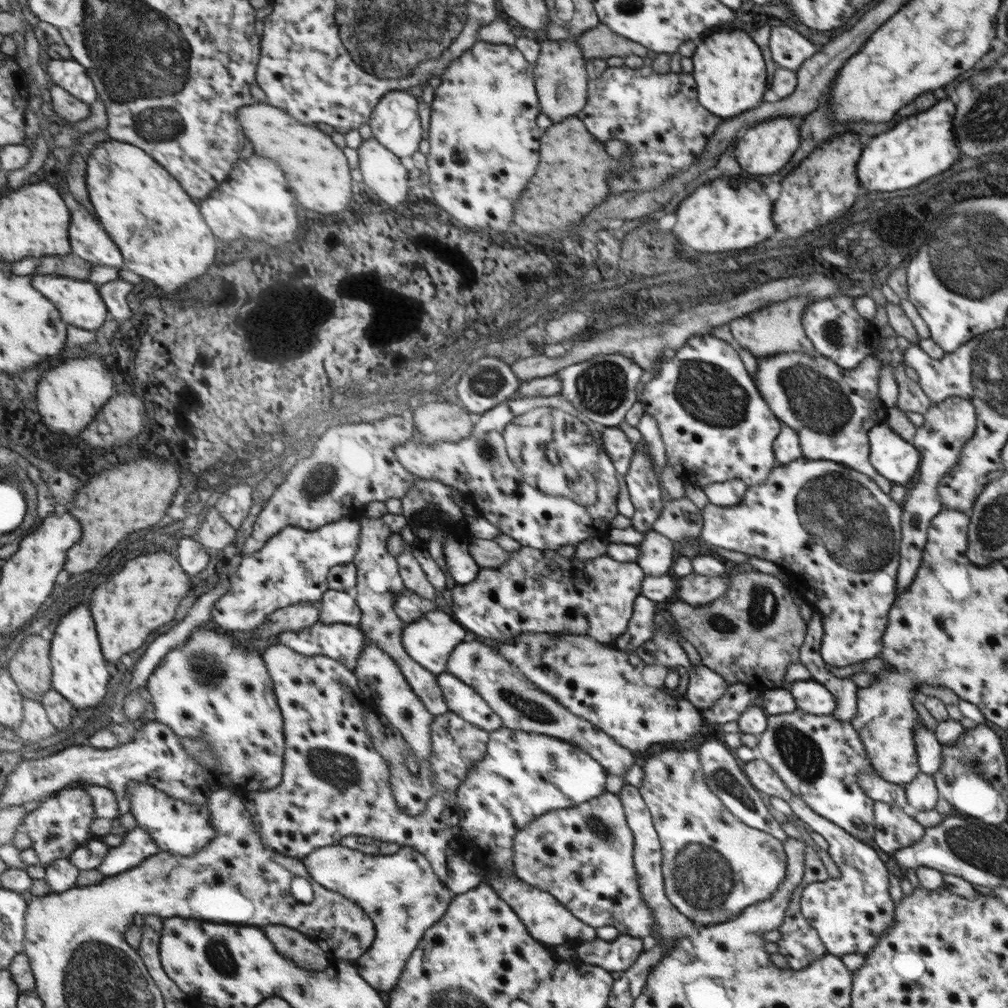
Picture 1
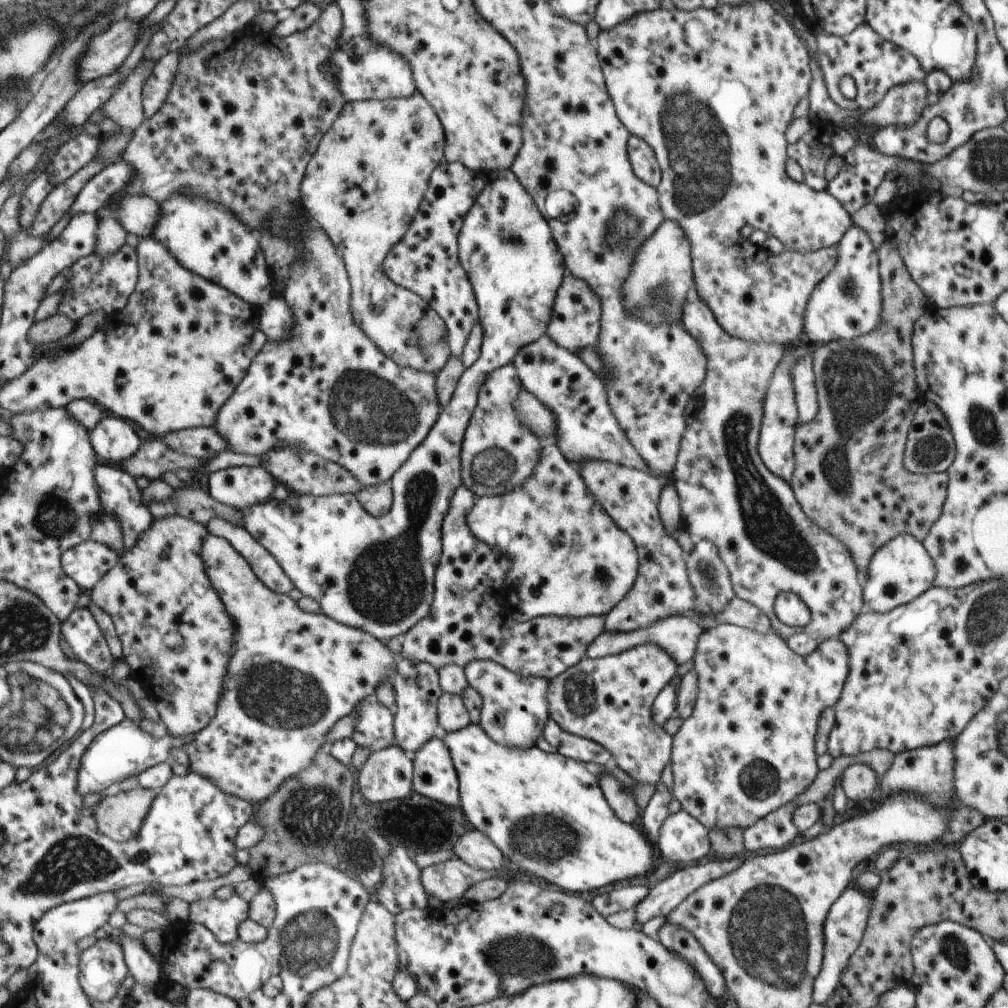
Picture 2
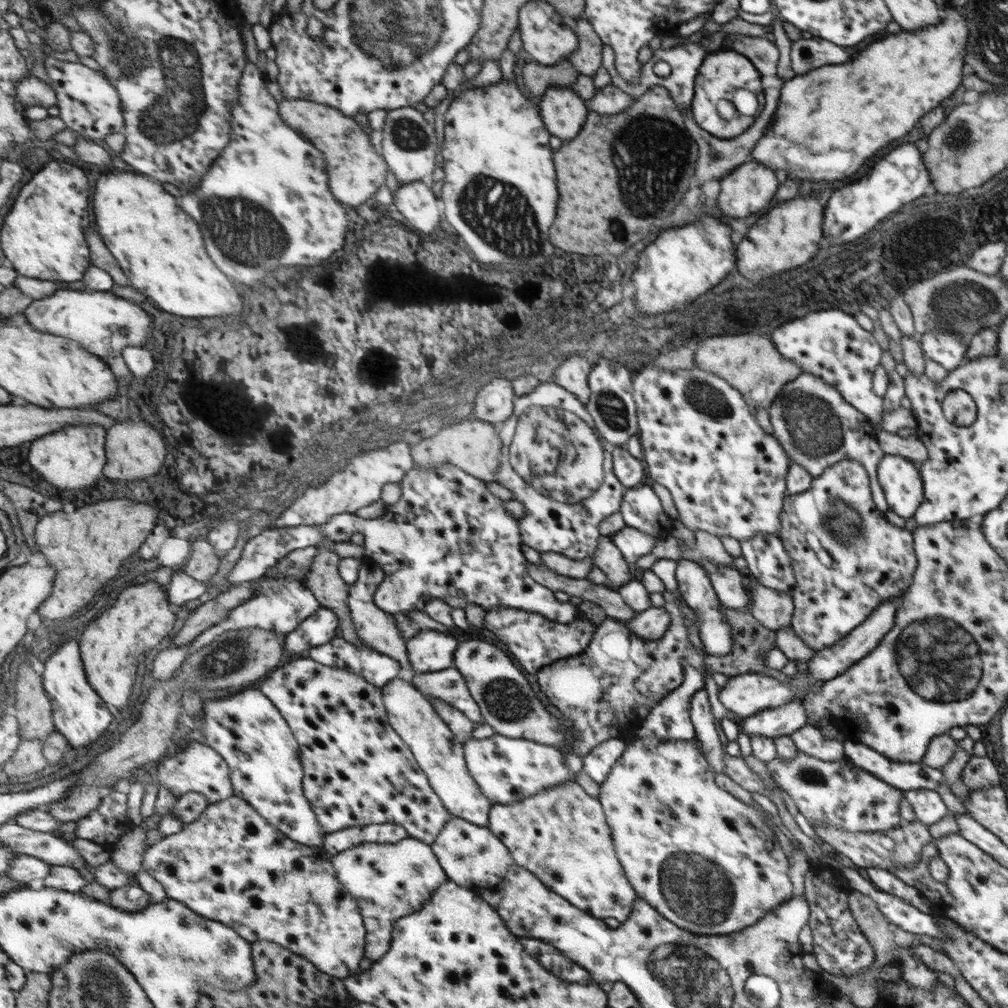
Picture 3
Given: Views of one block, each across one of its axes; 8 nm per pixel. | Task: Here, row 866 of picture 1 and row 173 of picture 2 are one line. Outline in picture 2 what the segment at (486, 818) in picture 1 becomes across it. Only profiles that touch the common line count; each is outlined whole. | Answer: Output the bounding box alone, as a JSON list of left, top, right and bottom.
[242,169,568,642]

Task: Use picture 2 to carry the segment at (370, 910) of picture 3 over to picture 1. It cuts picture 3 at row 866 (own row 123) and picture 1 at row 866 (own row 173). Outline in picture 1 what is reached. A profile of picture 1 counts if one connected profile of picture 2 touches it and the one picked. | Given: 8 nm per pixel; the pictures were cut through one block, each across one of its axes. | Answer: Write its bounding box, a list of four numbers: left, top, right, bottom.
[304,844,455,993]

